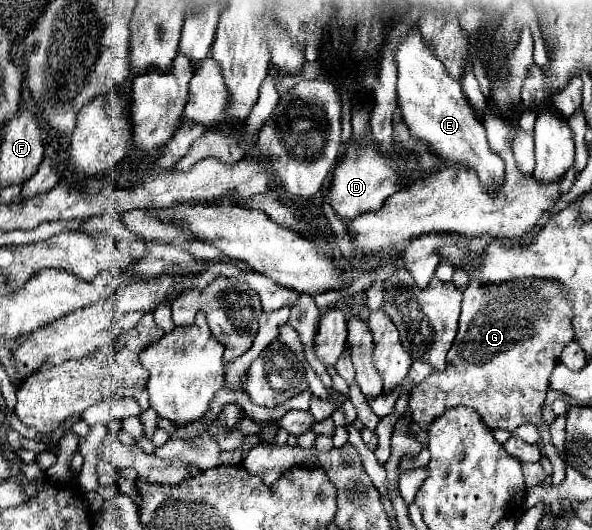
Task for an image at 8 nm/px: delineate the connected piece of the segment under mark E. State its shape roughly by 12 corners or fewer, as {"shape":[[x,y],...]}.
{"shape":[[421,38],[397,44],[397,104],[411,136],[497,188],[505,164]]}

